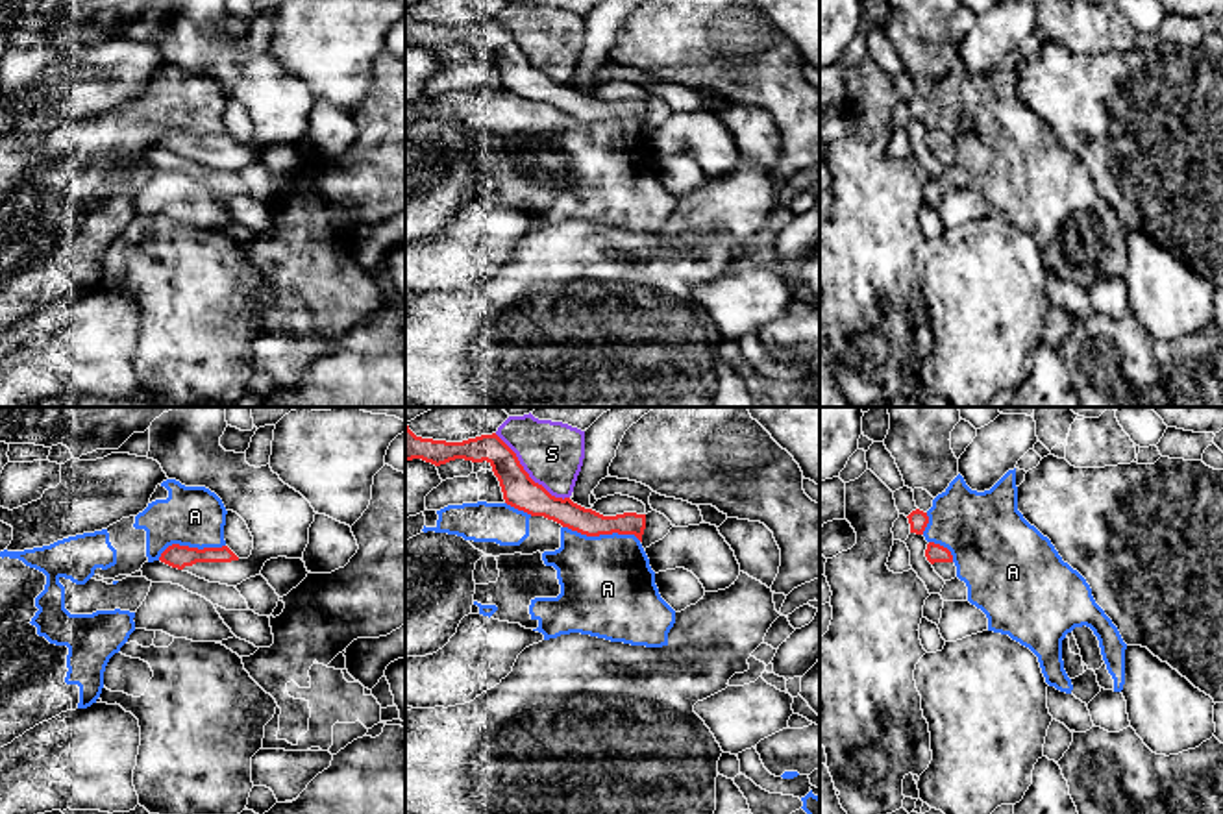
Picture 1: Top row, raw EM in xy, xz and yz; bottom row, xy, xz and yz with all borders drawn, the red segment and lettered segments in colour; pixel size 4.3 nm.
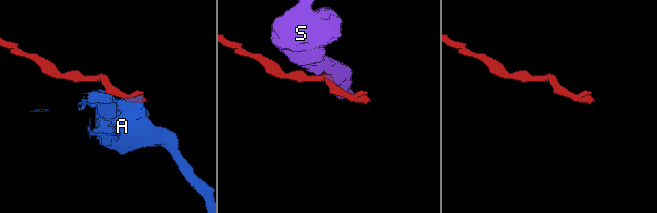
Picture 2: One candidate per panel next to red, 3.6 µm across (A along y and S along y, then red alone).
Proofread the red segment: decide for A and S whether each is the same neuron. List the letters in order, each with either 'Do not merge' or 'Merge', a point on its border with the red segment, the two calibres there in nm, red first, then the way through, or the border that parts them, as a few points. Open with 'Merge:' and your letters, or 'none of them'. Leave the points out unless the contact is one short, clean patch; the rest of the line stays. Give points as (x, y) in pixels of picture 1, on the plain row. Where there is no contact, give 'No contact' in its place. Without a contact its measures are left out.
Merge: none of them
A: Do not merge. Touches red at xz (602, 119). Thickness 120 nm (red) against 420 nm
S: Do not merge. Touches red at xz (528, 60). Thickness 150 nm (red) against 280 nm

